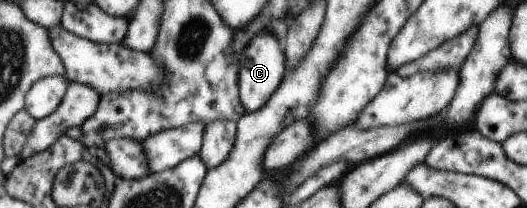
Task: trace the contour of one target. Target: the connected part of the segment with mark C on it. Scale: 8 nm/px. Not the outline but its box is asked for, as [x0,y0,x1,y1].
[237,30,285,114]

